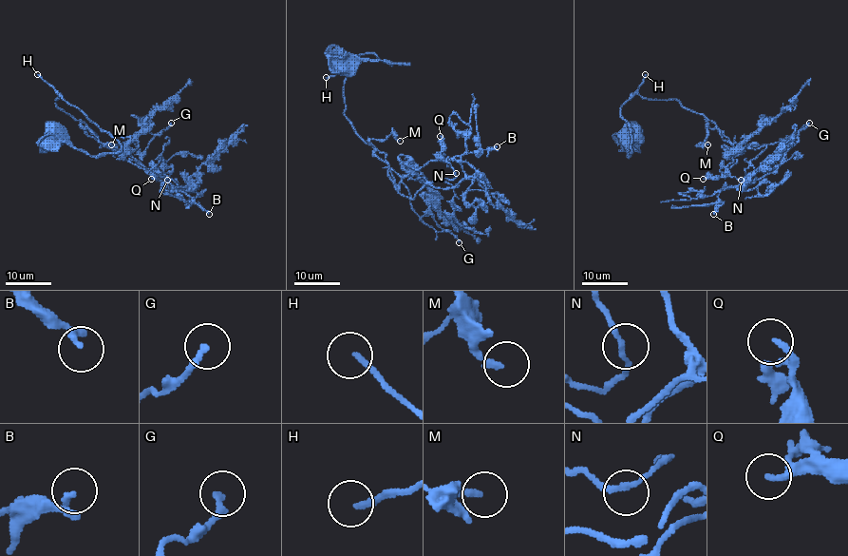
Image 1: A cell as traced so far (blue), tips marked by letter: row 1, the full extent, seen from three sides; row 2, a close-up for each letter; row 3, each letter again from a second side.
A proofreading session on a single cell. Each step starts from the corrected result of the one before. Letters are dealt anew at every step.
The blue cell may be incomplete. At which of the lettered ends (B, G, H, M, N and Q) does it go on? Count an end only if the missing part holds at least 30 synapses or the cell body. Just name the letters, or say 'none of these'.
H

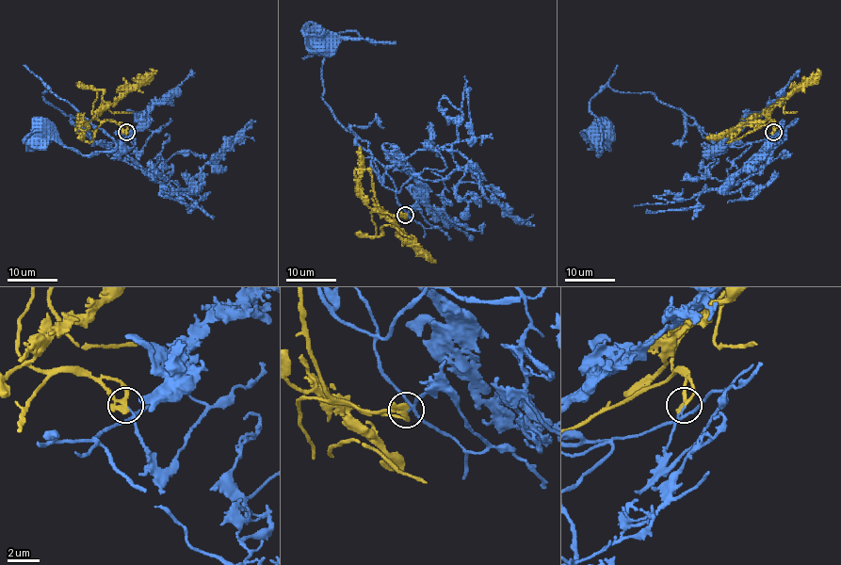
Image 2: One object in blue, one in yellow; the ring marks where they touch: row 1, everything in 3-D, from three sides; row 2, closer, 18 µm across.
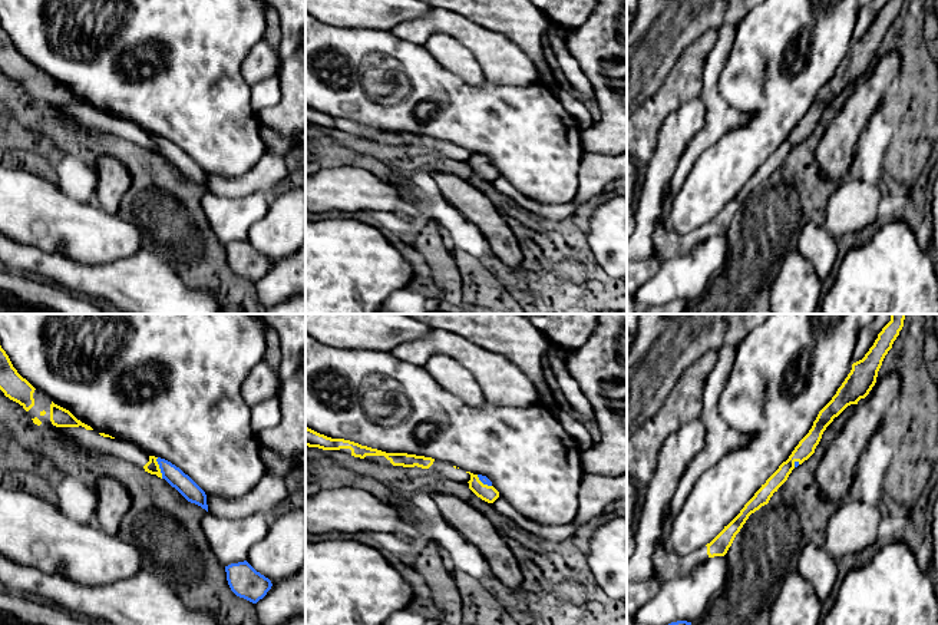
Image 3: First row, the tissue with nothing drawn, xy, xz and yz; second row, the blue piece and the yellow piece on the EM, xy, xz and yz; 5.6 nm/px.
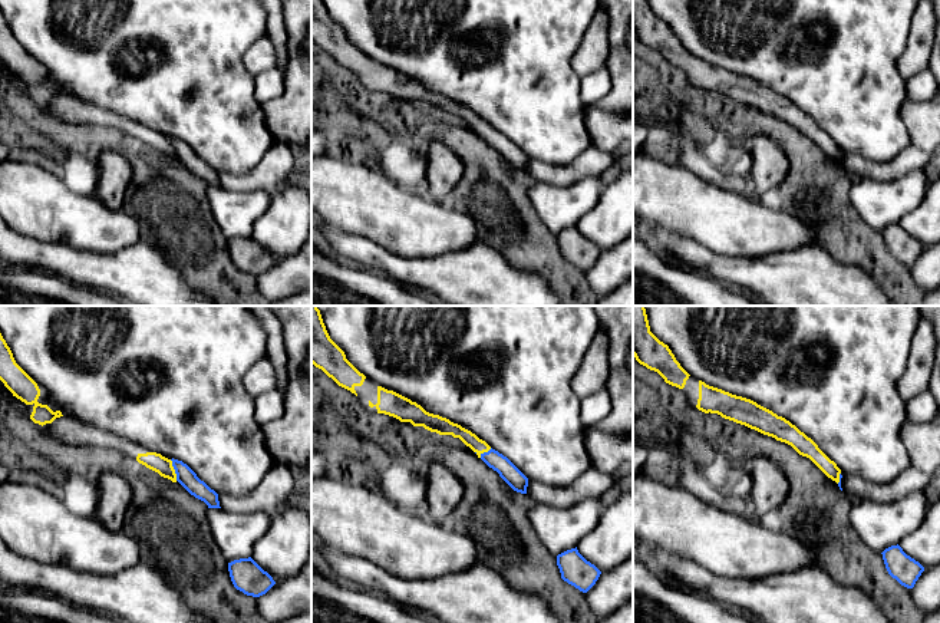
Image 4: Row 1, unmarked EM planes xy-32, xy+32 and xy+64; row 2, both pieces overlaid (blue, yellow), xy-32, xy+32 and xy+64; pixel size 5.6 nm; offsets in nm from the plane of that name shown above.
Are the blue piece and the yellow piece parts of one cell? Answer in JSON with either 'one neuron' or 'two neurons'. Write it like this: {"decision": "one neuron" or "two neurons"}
{"decision": "one neuron"}

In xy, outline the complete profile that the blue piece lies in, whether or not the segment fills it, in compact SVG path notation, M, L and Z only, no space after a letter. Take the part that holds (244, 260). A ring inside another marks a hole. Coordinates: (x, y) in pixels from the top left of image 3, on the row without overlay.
M247 239L225 245L225 251L231 269L252 282L262 278L273 265L271 259L257 251Z

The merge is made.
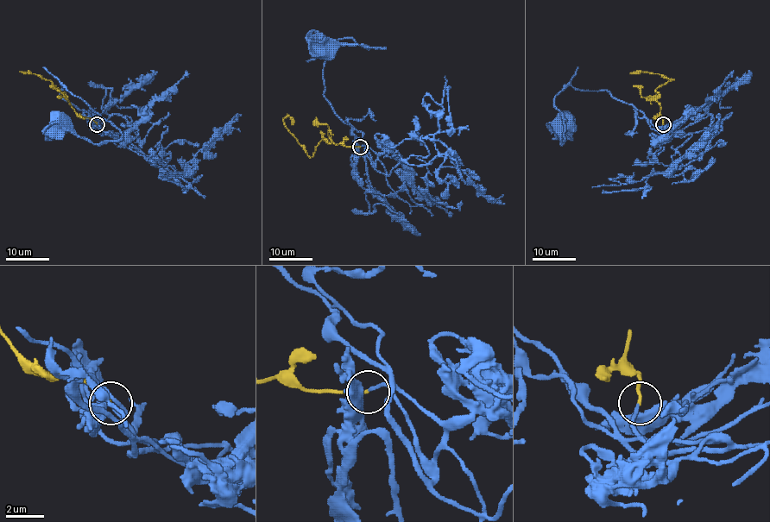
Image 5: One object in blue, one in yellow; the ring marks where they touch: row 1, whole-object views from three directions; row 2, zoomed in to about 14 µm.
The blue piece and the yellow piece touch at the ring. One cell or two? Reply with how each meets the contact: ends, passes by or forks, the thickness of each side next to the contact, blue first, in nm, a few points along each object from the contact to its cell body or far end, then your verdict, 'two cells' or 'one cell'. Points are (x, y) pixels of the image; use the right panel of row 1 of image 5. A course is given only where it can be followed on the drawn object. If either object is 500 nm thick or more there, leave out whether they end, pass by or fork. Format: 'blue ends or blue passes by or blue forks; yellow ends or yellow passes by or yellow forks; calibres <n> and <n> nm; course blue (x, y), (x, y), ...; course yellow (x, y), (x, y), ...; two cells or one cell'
blue passes by; yellow ends; calibres 120 and 150 nm; course blue (662, 124), (660, 132), (640, 110), (605, 90), (569, 84), (554, 97), (564, 124), (561, 143), (565, 120); course yellow (663, 124), (656, 90), (673, 80), (658, 73), (632, 72), (640, 72); one cell

